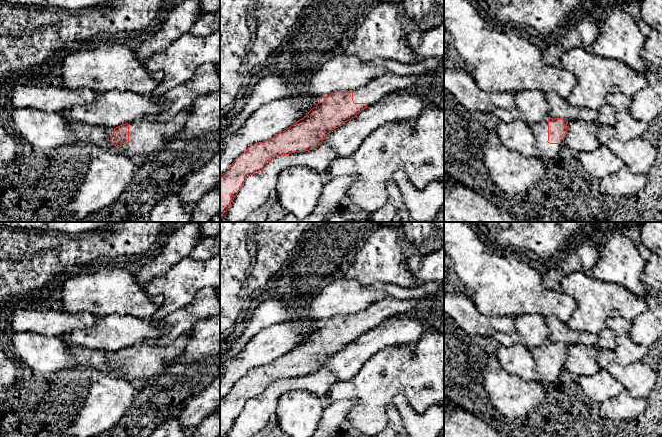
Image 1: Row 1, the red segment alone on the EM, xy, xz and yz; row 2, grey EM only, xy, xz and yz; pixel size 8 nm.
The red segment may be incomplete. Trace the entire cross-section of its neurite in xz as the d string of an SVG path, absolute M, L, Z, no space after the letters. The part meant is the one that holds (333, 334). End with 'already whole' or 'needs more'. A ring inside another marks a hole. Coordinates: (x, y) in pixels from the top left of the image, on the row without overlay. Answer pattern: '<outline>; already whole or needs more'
M386 297L370 304L364 310L353 315L336 315L320 322L317 330L312 332L304 342L295 346L273 362L251 369L235 383L225 397L220 398L220 437L227 435L231 426L242 412L246 402L264 393L275 381L295 376L305 376L318 371L327 358L354 342L363 333L374 329L389 318L396 317L417 307L424 307L422 299Z; needs more

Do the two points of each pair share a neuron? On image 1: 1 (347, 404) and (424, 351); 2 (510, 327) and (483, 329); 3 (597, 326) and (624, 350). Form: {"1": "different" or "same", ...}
{"1": "different", "2": "same", "3": "different"}

